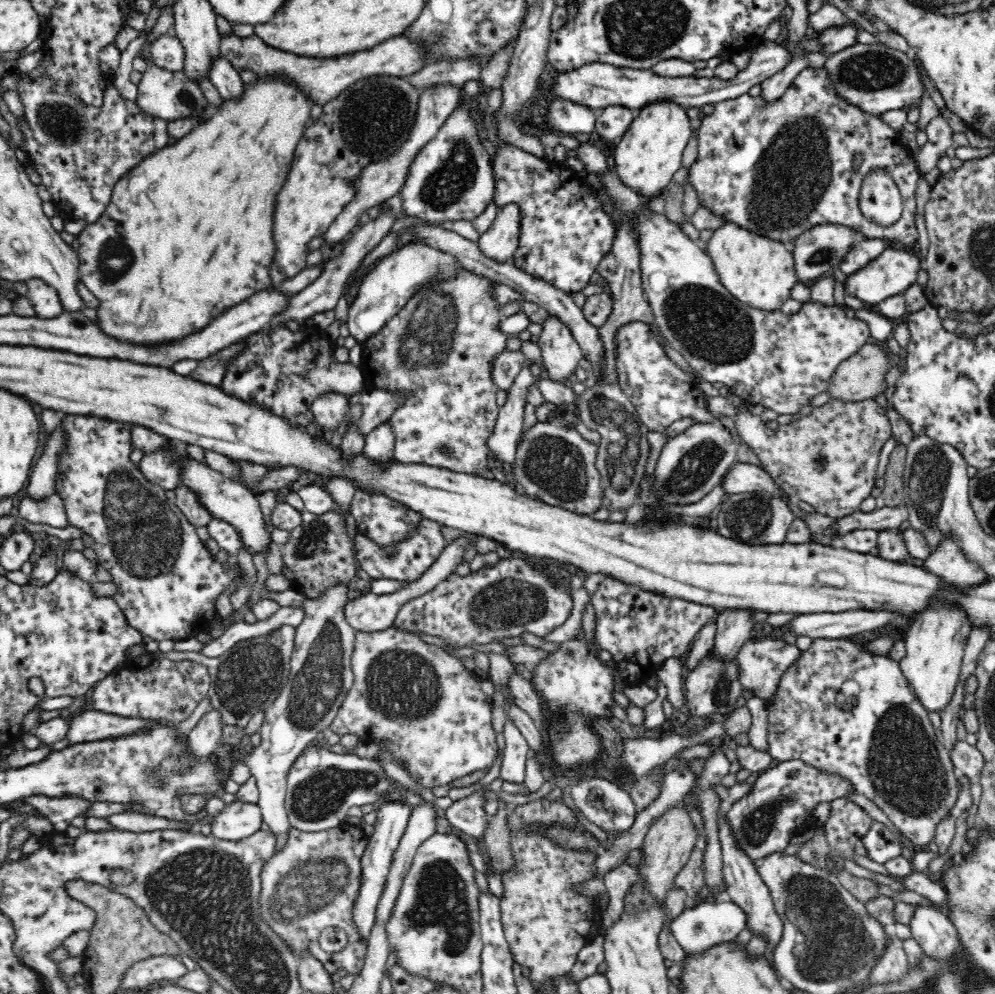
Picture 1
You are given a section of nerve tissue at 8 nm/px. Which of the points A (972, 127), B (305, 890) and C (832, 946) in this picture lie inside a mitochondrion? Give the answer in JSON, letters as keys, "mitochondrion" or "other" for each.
{"A":"other","B":"mitochondrion","C":"mitochondrion"}

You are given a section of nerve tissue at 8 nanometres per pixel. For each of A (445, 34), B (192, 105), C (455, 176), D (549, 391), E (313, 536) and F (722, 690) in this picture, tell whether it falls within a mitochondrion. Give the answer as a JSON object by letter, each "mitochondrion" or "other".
{"A":"mitochondrion","B":"mitochondrion","C":"mitochondrion","D":"other","E":"mitochondrion","F":"mitochondrion"}

